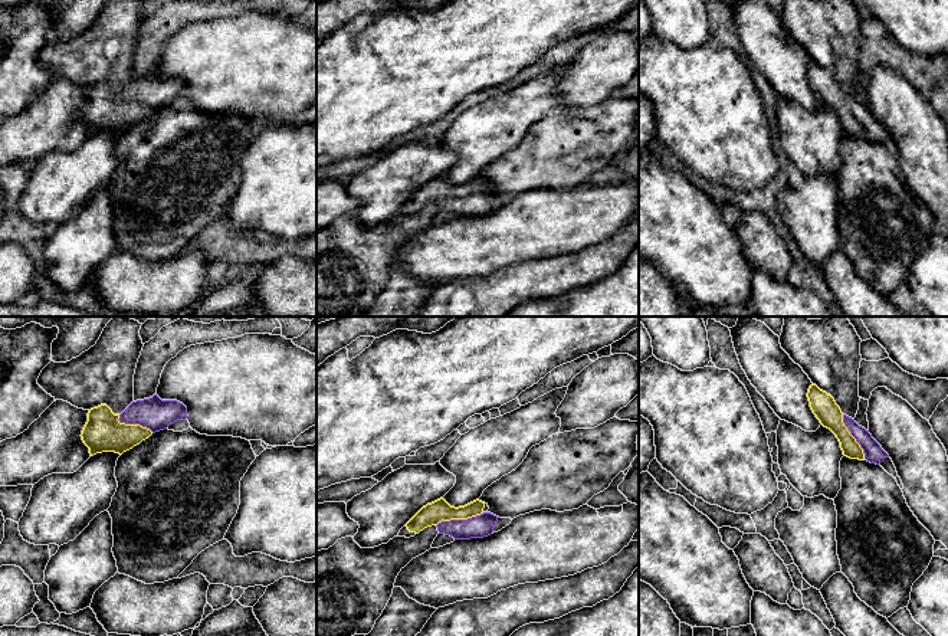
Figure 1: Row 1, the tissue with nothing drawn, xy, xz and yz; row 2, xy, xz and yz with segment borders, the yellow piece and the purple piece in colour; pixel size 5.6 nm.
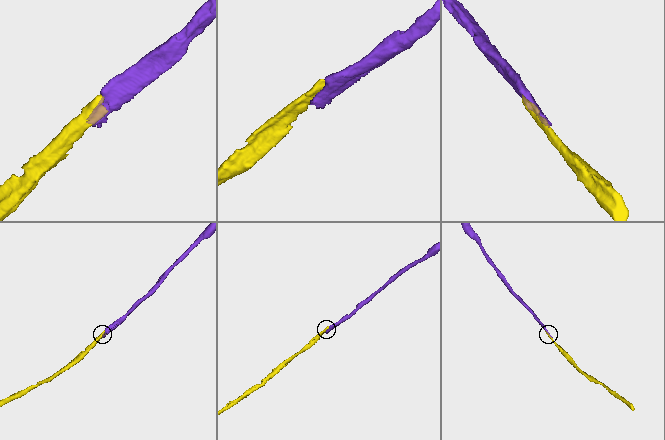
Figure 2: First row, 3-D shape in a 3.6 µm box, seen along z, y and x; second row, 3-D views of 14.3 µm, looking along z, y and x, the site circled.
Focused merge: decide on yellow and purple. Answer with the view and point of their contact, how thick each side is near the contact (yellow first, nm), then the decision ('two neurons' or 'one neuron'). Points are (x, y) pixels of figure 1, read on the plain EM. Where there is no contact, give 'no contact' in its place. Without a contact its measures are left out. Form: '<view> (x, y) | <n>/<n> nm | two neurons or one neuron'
xz (458, 196) | 120/130 nm | one neuron

